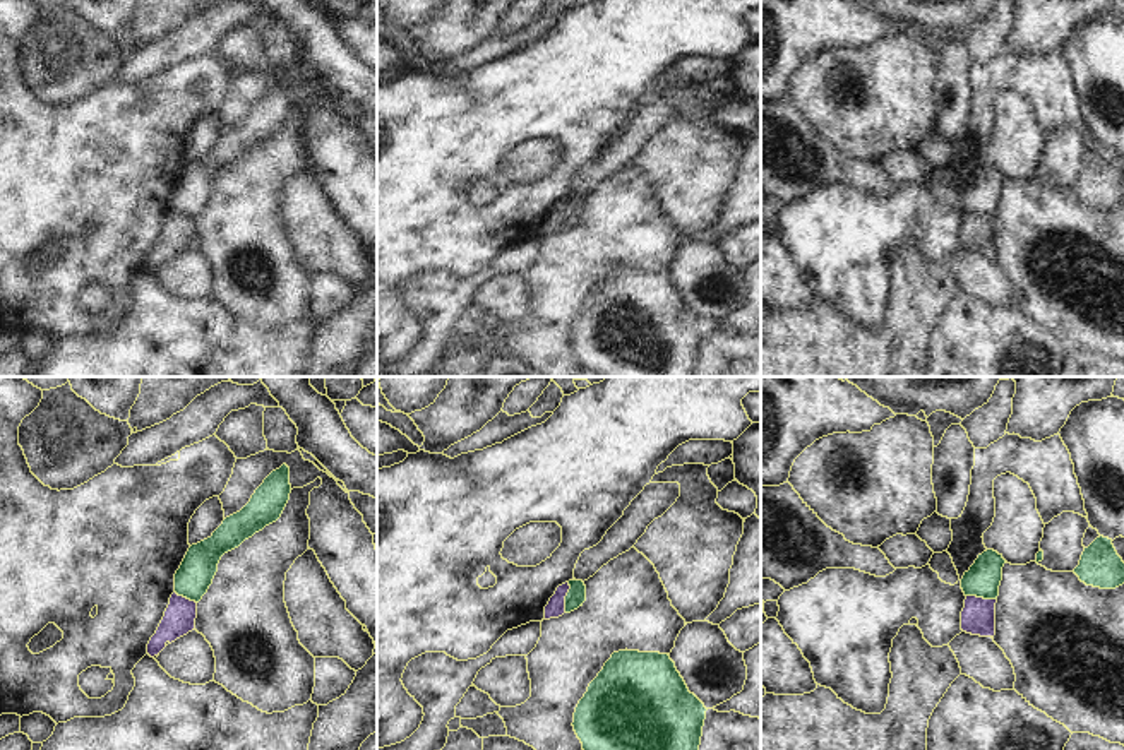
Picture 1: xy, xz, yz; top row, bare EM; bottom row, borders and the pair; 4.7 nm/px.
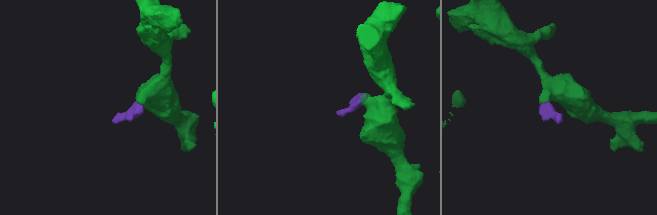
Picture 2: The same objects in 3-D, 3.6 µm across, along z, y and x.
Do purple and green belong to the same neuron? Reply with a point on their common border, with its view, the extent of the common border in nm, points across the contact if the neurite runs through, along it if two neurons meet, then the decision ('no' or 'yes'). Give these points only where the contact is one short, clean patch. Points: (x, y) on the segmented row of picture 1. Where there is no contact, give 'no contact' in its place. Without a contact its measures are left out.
xz (564, 598) | 150 nm | along xz (569, 583), (564, 612) | no

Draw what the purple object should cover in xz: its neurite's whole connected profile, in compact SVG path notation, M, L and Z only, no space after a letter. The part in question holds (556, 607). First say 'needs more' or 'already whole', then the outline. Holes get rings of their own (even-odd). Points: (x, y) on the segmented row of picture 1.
already whole; M569 582L557 587L555 594L550 598L548 604L545 606L545 618L559 618L565 613L565 596L569 592Z

